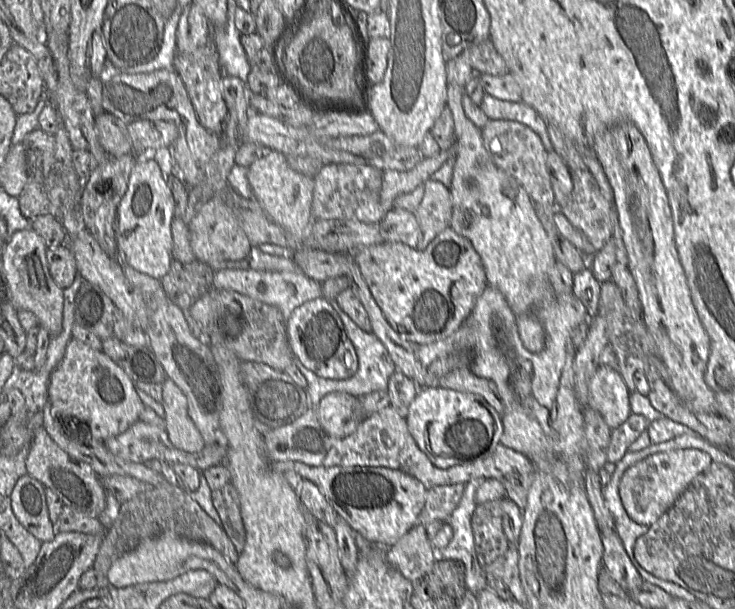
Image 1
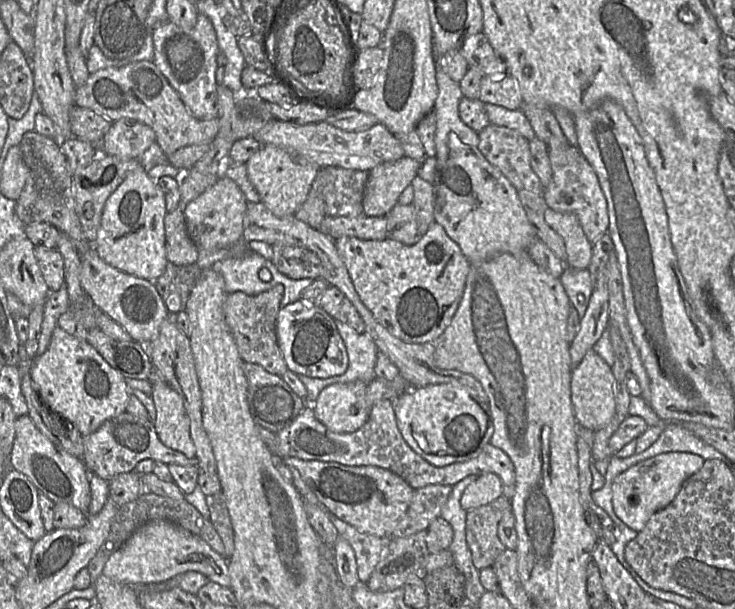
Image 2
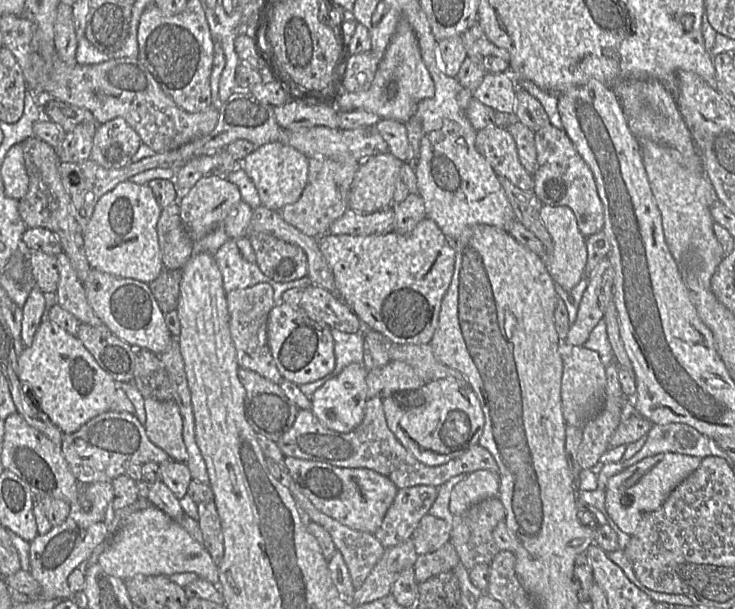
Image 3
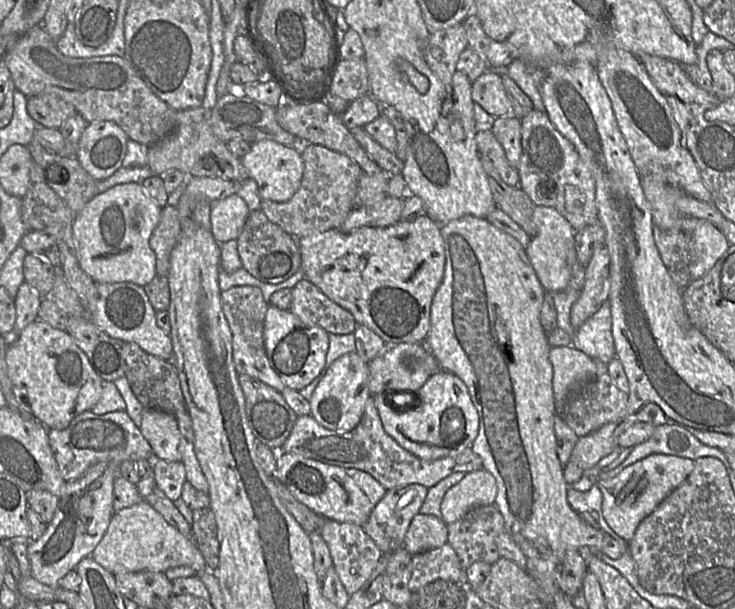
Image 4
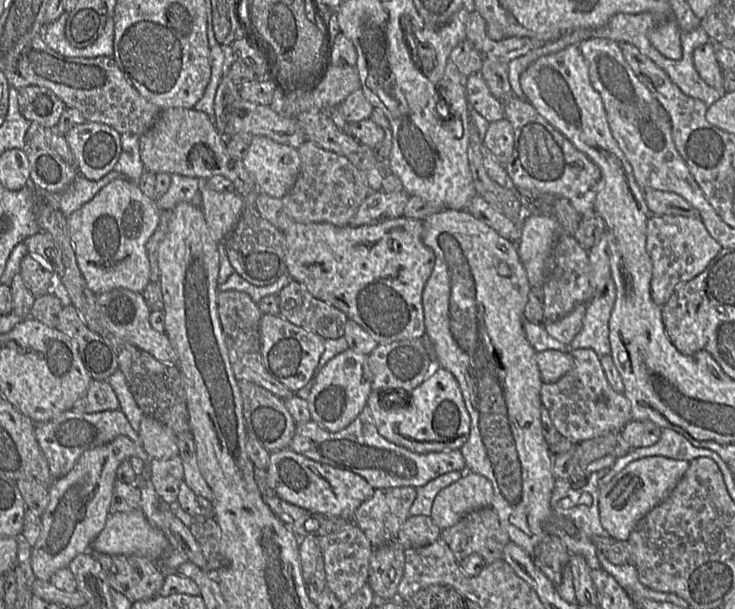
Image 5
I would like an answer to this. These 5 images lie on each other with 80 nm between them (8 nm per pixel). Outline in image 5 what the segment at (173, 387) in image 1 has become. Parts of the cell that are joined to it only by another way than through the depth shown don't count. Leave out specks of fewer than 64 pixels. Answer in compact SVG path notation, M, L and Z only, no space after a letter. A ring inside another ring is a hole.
M144 415L138 434L150 458L170 459L178 456L177 436L156 419Z

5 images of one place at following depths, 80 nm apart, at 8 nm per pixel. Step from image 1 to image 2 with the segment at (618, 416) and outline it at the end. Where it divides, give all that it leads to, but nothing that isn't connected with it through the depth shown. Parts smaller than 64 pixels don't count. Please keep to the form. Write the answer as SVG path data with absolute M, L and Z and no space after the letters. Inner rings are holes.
M595 351L588 352L571 372L571 401L580 427L593 431L605 427L615 414L615 377L612 369Z

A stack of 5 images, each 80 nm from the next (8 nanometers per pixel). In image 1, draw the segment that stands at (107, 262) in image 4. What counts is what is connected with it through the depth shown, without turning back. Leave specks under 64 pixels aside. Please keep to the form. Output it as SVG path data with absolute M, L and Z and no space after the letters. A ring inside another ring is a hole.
M154 159L137 161L117 208L116 240L122 262L156 279L165 276L173 259L171 223L174 211L173 194L159 164Z

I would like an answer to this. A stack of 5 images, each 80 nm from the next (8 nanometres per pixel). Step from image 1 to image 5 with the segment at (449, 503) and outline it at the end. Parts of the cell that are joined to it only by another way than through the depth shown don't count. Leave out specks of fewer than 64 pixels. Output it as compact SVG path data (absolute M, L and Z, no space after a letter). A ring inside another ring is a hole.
M413 486L375 489L373 495L353 513L352 522L363 531L374 547L397 540L401 526L410 516L409 511L416 494L416 487Z

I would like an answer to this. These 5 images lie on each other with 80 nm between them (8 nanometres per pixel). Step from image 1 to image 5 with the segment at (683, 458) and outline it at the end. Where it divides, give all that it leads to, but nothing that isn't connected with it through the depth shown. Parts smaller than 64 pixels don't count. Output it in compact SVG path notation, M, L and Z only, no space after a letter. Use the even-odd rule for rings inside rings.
M648 456L630 462L609 483L599 488L600 522L607 534L614 540L628 541L639 520L668 497L688 467L689 461L675 460L664 456Z

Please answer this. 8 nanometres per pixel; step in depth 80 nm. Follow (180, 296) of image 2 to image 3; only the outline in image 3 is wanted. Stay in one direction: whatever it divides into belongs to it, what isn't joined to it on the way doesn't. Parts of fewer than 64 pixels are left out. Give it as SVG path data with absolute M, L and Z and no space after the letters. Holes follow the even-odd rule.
M163 269L148 286L164 313L175 311L180 295L181 269Z

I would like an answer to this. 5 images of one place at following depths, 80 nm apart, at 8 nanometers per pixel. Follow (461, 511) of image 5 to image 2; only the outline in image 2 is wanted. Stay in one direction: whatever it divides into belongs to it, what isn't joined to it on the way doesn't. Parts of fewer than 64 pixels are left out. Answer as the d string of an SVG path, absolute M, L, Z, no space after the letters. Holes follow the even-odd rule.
M494 473L478 475L464 490L460 504L470 511L476 507L487 504L503 495L503 483Z

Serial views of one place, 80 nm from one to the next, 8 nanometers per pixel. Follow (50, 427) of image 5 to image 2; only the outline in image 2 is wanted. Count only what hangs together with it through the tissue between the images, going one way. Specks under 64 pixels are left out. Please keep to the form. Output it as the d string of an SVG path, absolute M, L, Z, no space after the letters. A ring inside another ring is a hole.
M127 412L106 420L95 432L84 438L84 454L81 461L91 476L105 481L110 481L118 474L134 471L137 463L144 459L167 465L197 466L195 457L188 458L181 452L165 446L151 421L141 420Z

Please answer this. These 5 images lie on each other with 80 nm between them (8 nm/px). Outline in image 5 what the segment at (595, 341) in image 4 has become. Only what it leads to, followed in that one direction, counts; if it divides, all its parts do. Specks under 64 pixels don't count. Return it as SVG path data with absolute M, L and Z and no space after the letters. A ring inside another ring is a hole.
M610 278L605 289L586 304L582 329L570 343L570 350L592 349L599 357L610 355L609 321L615 297L615 283Z

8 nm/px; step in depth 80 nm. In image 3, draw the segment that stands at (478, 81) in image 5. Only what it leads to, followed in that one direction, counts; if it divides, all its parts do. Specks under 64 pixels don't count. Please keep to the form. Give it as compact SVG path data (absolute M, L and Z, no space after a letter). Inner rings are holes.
M510 72L486 73L472 96L494 111L514 113L518 85Z

